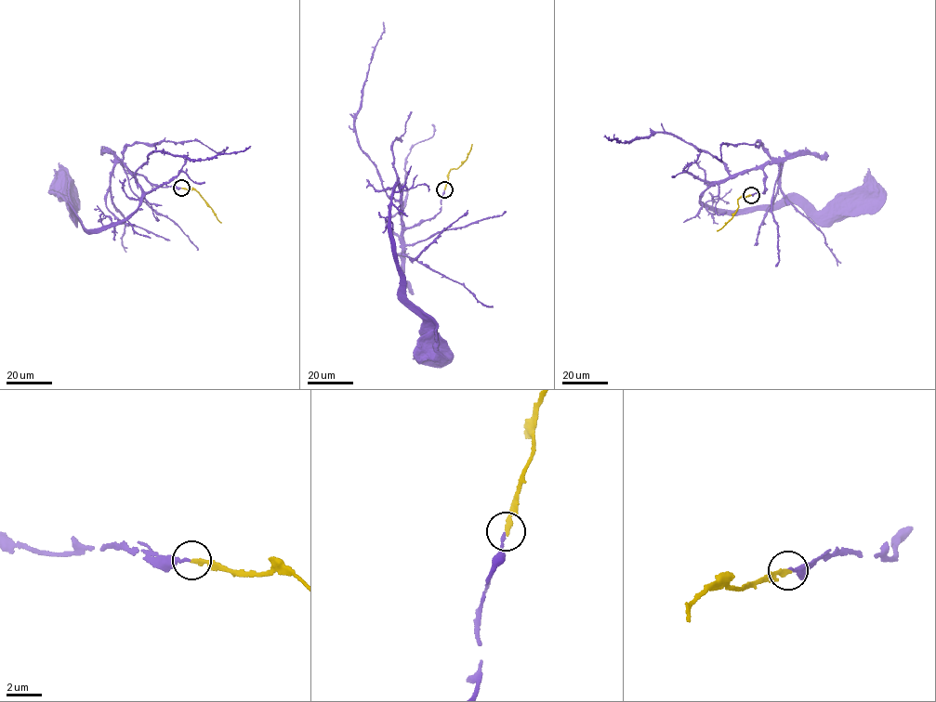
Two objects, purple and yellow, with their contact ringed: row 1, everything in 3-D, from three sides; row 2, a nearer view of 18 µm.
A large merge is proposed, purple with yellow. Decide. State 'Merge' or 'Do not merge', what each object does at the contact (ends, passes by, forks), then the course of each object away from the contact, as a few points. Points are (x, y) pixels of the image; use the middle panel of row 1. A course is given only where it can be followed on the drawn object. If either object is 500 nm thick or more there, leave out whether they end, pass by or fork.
Merge. At the ring purple ends. At the ring yellow ends. Course of purple: (444, 189), (438, 213), (405, 227), (397, 183), (392, 191), (388, 224), (407, 301), (428, 331), (430, 355). Course of yellow: (444, 189), (449, 172), (466, 160), (472, 144)

